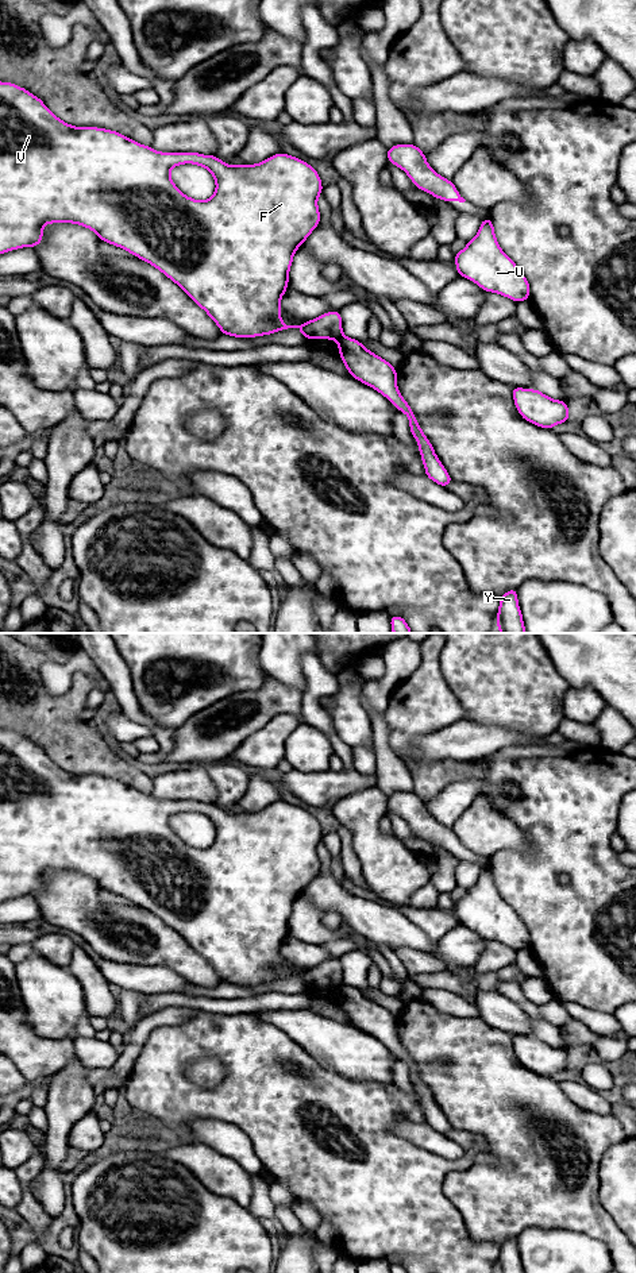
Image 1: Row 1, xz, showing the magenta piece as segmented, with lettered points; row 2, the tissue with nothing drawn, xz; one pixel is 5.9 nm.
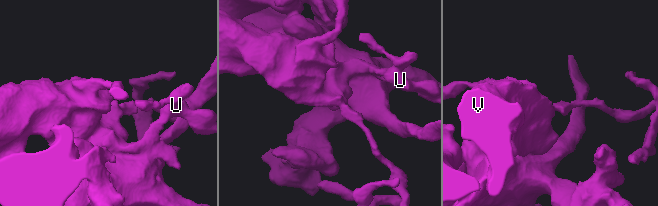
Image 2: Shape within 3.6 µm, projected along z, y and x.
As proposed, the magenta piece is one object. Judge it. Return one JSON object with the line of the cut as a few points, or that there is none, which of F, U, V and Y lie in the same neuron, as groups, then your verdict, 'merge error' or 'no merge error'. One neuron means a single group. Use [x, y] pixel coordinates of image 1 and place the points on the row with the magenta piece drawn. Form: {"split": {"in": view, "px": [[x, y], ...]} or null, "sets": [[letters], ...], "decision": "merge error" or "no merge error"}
{"split": {"in": "xz", "px": [[342, 335], [336, 340]]}, "sets": [["F", "U", "V"], ["Y"]], "decision": "merge error"}

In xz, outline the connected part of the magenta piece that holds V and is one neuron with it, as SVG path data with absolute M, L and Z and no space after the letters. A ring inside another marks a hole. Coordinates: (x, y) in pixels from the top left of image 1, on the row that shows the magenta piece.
M0 82L0 254L22 247L36 247L43 238L43 227L49 223L73 223L95 231L100 240L122 247L130 254L146 261L176 282L208 316L217 324L223 335L235 337L255 337L270 335L288 328L298 328L304 339L338 340L343 336L342 316L331 310L300 325L286 325L281 320L281 298L288 289L289 270L296 250L304 244L311 232L320 224L317 198L323 192L319 173L307 162L284 153L278 153L257 165L230 166L215 155L198 153L161 153L143 146L116 131L97 127L74 127L58 119L41 99L11 82ZM193 163L205 167L215 178L216 190L208 200L198 201L185 196L170 180L174 166Z

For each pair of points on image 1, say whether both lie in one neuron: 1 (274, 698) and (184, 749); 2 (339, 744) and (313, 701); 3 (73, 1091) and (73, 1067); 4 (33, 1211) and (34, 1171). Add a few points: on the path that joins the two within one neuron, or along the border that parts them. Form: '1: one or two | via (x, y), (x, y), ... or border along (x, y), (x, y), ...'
1: one | via (251, 720), (236, 729), (224, 730), (207, 739)
2: one | via (331, 733), (313, 712)
3: one | via (73, 1086), (73, 1072)
4: one | via (29, 1202), (26, 1180)

